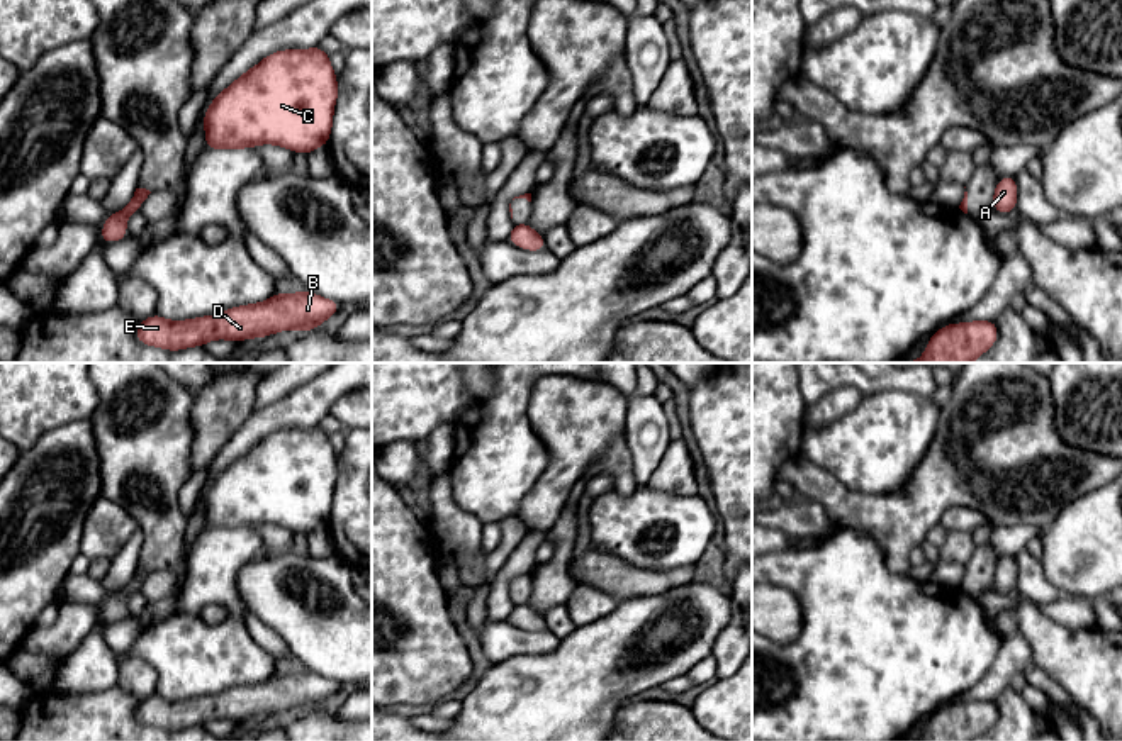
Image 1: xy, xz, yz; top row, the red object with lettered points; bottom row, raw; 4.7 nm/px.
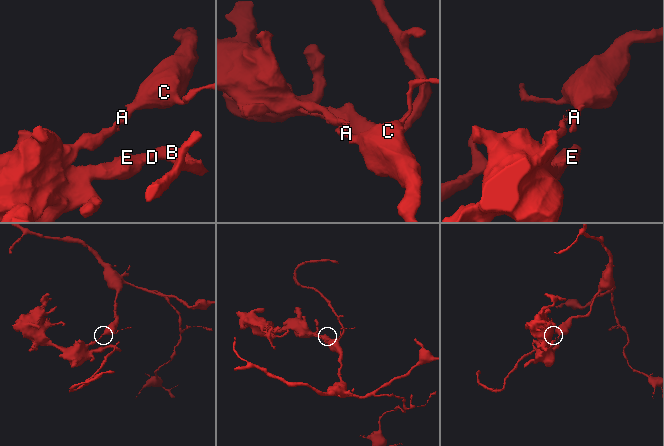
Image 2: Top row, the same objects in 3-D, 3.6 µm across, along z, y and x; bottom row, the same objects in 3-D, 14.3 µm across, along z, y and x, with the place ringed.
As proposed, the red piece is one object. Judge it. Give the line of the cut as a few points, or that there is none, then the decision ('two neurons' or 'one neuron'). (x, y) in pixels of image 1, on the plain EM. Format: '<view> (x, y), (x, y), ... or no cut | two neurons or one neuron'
xz (520, 604), (515, 606) | two neurons

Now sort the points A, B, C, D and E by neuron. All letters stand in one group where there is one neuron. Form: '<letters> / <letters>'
A C / B D E

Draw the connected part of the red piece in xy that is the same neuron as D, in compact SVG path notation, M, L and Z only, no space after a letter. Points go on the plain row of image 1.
M307 668L299 673L273 673L266 682L248 683L188 700L166 700L158 694L139 702L136 719L143 724L180 731L205 726L212 719L241 722L280 710L319 707L343 683L319 677Z

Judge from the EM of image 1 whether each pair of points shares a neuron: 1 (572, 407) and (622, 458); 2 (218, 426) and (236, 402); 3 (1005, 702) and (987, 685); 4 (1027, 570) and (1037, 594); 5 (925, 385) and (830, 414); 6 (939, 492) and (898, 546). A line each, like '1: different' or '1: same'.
1: different
2: same
3: different
4: same
5: different
6: same

